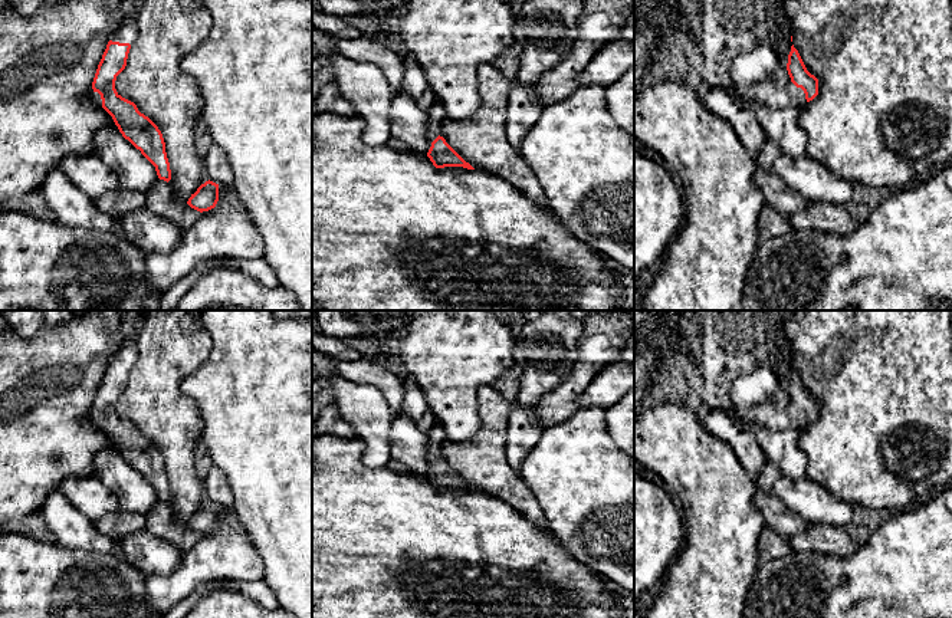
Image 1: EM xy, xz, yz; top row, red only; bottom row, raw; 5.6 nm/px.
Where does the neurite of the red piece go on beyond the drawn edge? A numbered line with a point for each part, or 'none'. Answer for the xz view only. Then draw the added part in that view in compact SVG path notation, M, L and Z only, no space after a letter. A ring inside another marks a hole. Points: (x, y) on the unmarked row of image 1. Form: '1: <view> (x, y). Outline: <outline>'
none

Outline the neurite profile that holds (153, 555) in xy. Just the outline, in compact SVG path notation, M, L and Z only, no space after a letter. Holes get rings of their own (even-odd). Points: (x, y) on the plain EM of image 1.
M147 529L127 535L116 540L124 559L145 576L171 573L181 562L183 550L171 542L152 535Z

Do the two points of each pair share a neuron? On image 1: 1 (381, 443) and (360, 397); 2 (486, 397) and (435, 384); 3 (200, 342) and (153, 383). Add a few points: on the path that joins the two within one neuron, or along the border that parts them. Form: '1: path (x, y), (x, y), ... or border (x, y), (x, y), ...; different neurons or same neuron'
1: path (374, 431), (371, 418), (364, 408); same neuron
2: border (491, 384), (483, 384), (478, 390), (478, 430); different neurons
3: path (186, 342), (158, 368); same neuron

